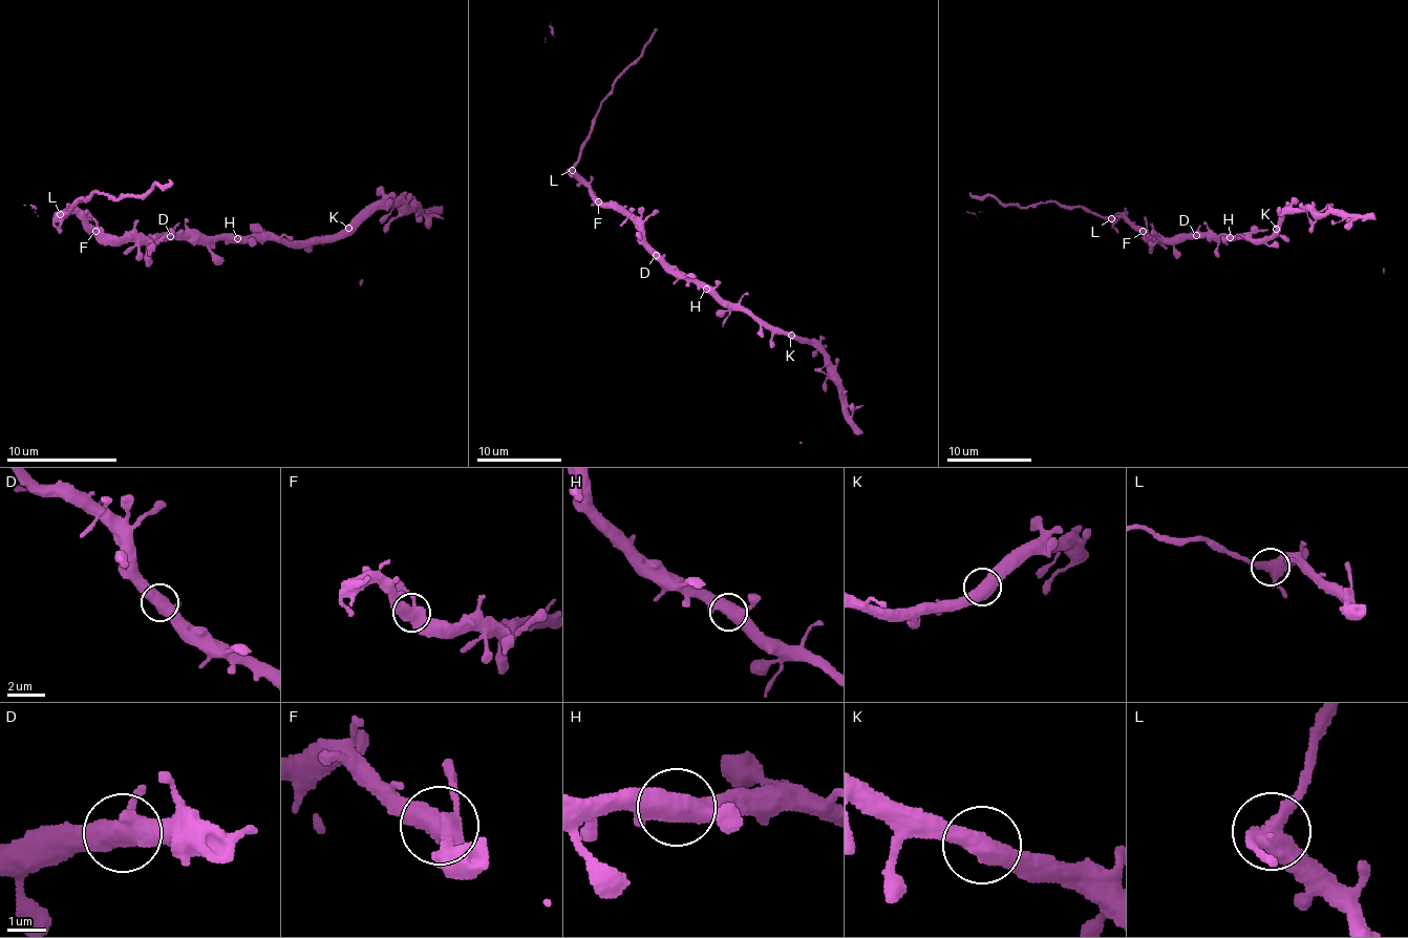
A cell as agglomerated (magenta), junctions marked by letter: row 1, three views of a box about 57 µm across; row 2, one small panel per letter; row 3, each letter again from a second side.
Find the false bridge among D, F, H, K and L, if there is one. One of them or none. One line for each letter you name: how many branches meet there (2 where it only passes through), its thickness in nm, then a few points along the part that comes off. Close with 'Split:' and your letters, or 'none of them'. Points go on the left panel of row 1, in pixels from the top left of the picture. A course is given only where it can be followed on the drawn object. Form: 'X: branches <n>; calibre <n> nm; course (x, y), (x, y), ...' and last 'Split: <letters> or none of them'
L: branches 3; calibre 480 nm; course (59, 214), (92, 191), (114, 199), (140, 197), (153, 183), (173, 183)
Split: L

